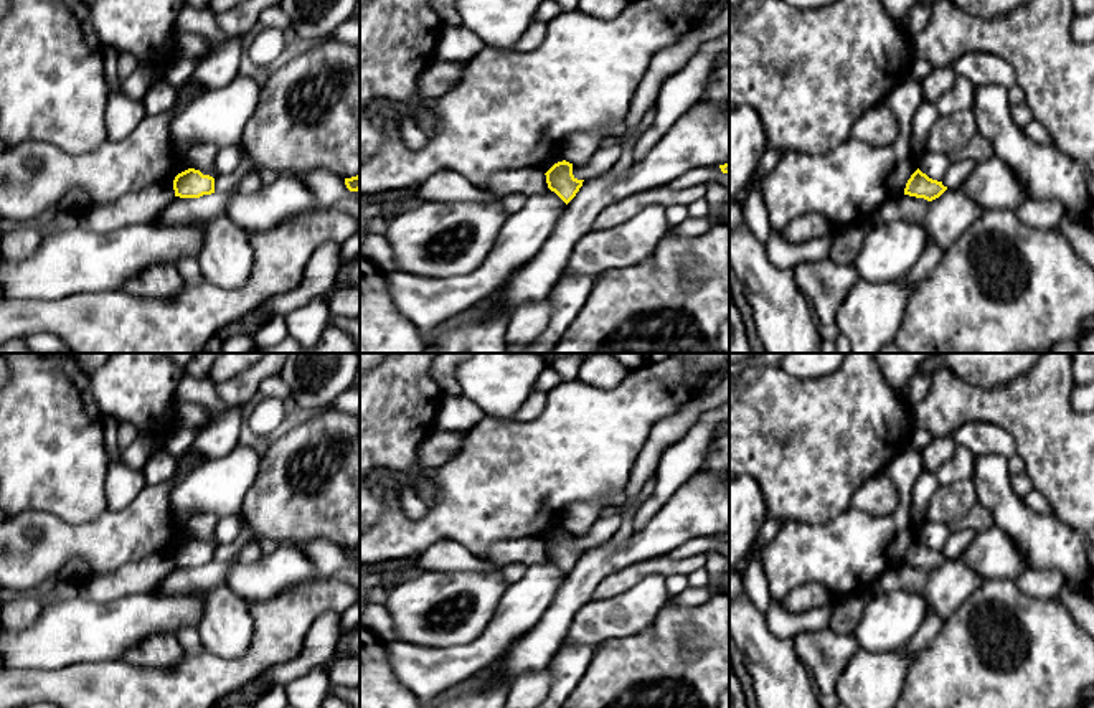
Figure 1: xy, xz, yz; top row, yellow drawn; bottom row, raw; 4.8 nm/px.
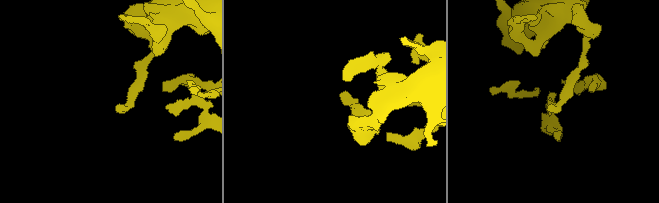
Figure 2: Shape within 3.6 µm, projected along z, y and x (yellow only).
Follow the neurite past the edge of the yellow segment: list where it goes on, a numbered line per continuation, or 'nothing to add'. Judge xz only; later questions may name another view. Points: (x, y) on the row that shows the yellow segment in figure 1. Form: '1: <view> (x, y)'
nothing to add

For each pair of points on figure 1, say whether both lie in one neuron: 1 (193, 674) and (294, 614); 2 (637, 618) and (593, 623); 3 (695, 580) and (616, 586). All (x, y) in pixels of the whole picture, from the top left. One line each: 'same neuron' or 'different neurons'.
1: same neuron
2: same neuron
3: different neurons

